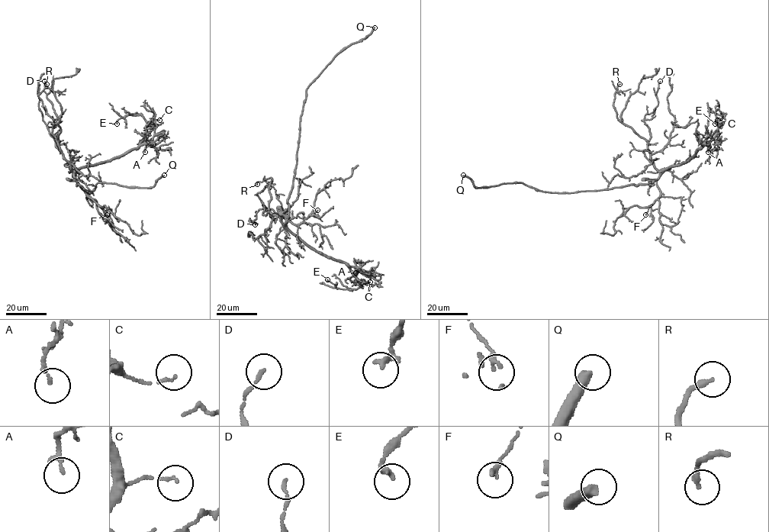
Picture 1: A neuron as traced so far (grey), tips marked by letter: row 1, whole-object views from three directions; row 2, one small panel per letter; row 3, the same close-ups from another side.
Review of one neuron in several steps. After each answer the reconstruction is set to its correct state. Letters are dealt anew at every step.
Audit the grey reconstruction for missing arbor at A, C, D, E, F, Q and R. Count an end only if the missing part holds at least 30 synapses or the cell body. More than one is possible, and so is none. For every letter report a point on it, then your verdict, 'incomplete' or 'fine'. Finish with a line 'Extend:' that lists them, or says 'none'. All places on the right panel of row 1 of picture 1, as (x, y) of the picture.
A: place (708, 152); fine
C: place (717, 120); fine
D: place (660, 81); fine
E: place (715, 124); fine
F: place (645, 214); fine
Q: place (463, 175); fine
R: place (619, 84); fine
Extend: none

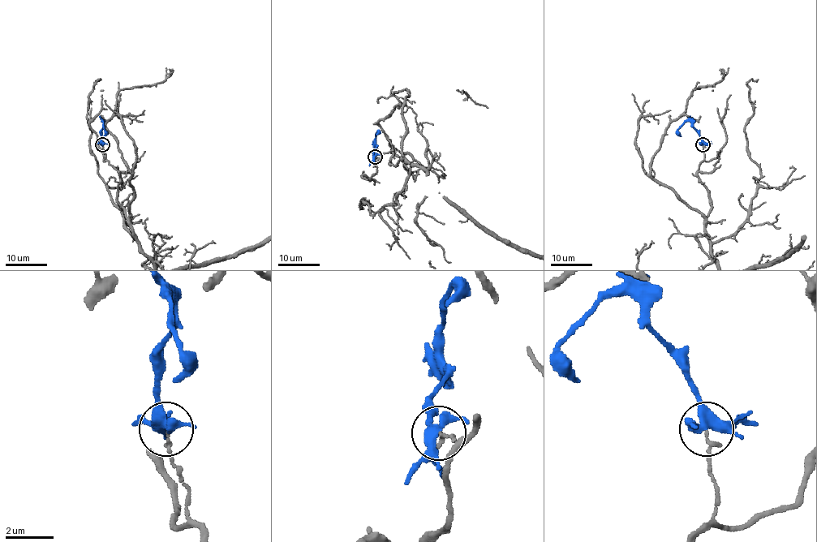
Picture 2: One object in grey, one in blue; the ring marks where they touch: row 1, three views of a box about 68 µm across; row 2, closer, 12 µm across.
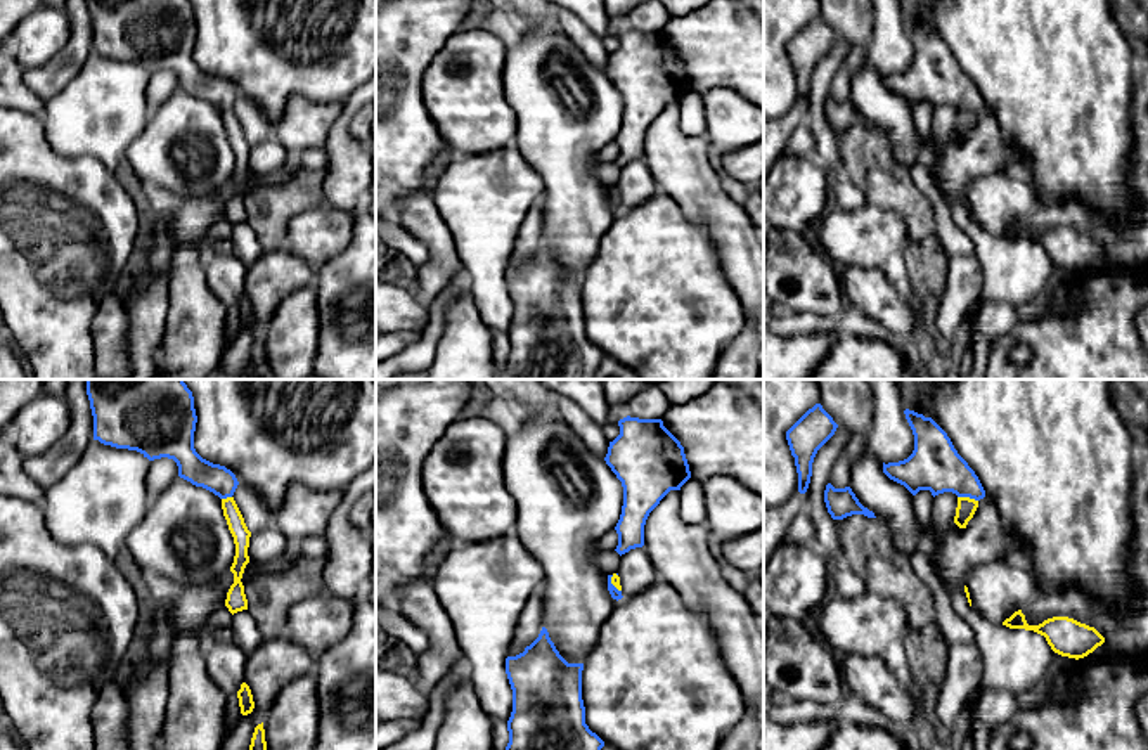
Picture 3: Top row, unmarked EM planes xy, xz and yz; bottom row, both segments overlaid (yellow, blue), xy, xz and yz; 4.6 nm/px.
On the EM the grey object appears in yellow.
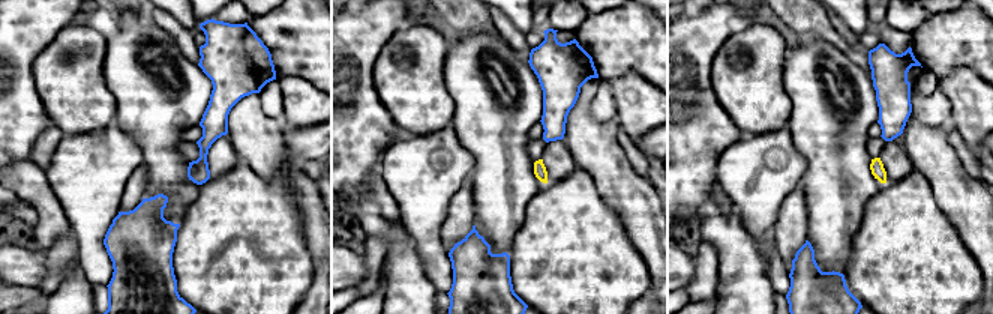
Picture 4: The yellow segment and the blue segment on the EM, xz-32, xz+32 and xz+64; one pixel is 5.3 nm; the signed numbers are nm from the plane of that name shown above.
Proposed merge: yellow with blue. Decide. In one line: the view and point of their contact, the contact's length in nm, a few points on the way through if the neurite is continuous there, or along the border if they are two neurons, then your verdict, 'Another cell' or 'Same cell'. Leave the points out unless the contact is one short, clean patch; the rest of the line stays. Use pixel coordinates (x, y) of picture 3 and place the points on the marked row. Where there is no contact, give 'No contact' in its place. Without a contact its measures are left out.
Touches yellow at yz (968, 497). Shared border 100 nm. Path across: yz (967, 506), (968, 497), (934, 465). Same cell

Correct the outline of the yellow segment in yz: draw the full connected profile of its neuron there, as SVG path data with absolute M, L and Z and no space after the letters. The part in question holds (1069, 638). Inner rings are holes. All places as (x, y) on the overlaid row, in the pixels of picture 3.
M1022 610L1003 622L1009 629L1034 630L1046 637L1051 650L1061 656L1084 658L1105 643L1105 637L1086 624L1068 617L1053 617L1039 625L1029 625Z

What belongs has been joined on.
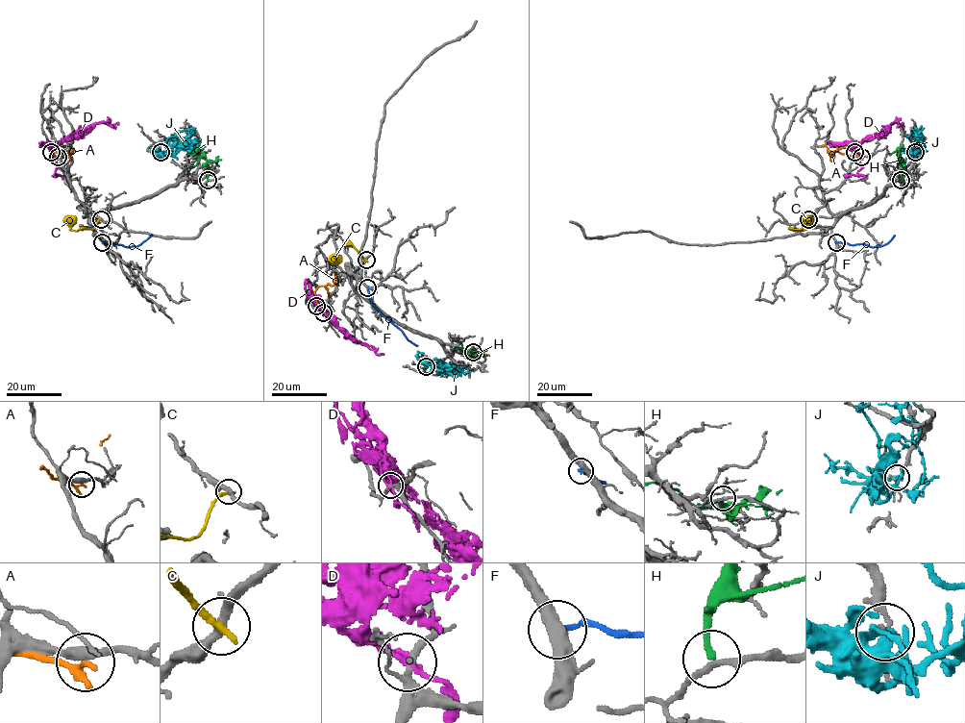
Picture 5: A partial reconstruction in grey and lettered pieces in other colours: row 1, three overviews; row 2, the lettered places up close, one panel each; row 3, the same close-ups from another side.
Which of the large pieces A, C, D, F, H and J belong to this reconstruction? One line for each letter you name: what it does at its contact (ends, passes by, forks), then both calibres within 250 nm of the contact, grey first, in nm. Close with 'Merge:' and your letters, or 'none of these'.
Merge: none of these

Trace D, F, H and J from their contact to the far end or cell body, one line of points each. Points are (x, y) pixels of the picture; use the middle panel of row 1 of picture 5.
D: (317, 305), (317, 302), (342, 330), (378, 354), (383, 354)
F: (368, 287), (373, 305), (417, 346)
H: (473, 352), (475, 356), (457, 341), (453, 341)
J: (426, 366), (433, 363), (451, 371), (468, 373), (472, 370)

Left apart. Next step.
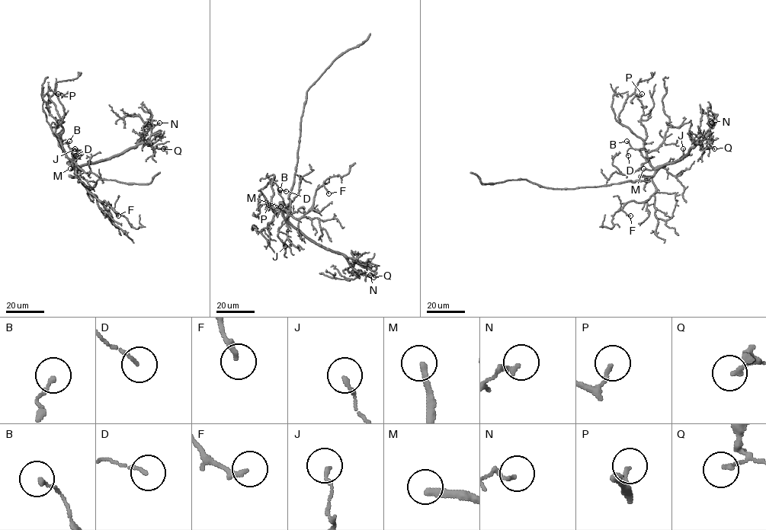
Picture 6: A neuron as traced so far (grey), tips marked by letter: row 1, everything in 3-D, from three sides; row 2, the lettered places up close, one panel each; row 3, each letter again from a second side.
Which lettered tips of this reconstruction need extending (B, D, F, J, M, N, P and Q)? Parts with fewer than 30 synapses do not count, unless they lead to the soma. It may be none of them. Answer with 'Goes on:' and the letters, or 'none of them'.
Goes on: M

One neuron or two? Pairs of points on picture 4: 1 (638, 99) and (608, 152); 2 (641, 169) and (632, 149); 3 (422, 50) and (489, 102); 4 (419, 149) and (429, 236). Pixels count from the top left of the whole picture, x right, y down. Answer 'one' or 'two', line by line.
1: two
2: one
3: two
4: one

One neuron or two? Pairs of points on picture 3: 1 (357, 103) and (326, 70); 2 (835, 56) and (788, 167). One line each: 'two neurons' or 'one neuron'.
1: two neurons
2: two neurons

